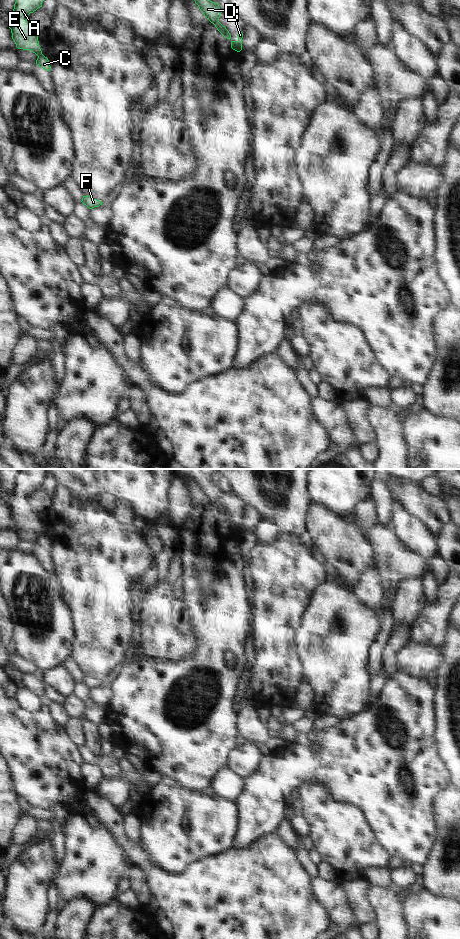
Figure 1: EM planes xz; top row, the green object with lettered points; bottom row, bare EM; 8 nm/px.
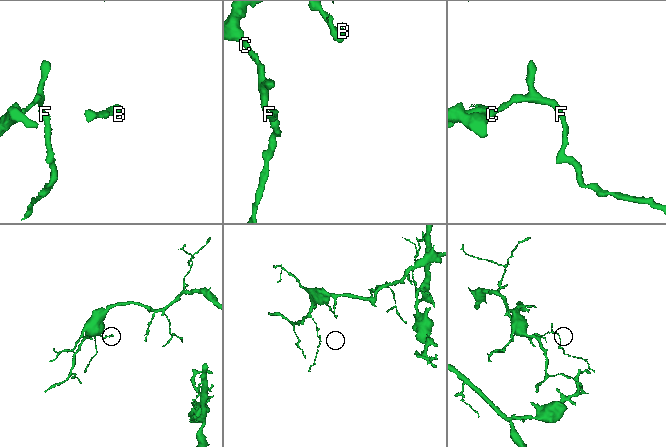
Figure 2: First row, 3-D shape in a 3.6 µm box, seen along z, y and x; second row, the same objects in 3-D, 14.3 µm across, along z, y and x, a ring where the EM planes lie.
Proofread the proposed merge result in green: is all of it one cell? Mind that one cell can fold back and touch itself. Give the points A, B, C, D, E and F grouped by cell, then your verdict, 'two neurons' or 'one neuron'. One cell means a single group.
A B D E / C F | two neurons

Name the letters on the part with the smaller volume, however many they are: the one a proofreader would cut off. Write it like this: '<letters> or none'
C, F

